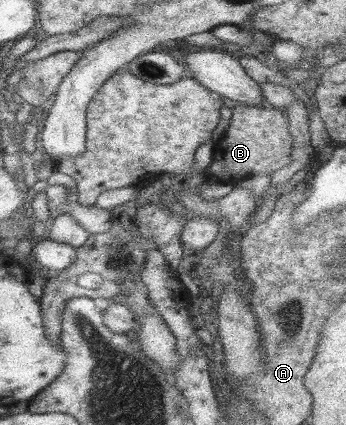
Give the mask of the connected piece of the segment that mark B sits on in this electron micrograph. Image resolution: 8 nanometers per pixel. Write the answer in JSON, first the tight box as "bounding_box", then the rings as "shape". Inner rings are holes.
{"bounding_box":[202,104,292,185],"shape":[[[230,104],[231,122],[223,137],[214,143],[212,160],[210,165],[202,169],[202,175],[213,181],[235,185],[256,173],[271,175],[291,161],[292,137],[281,112],[268,106],[257,108],[245,104]]]}

